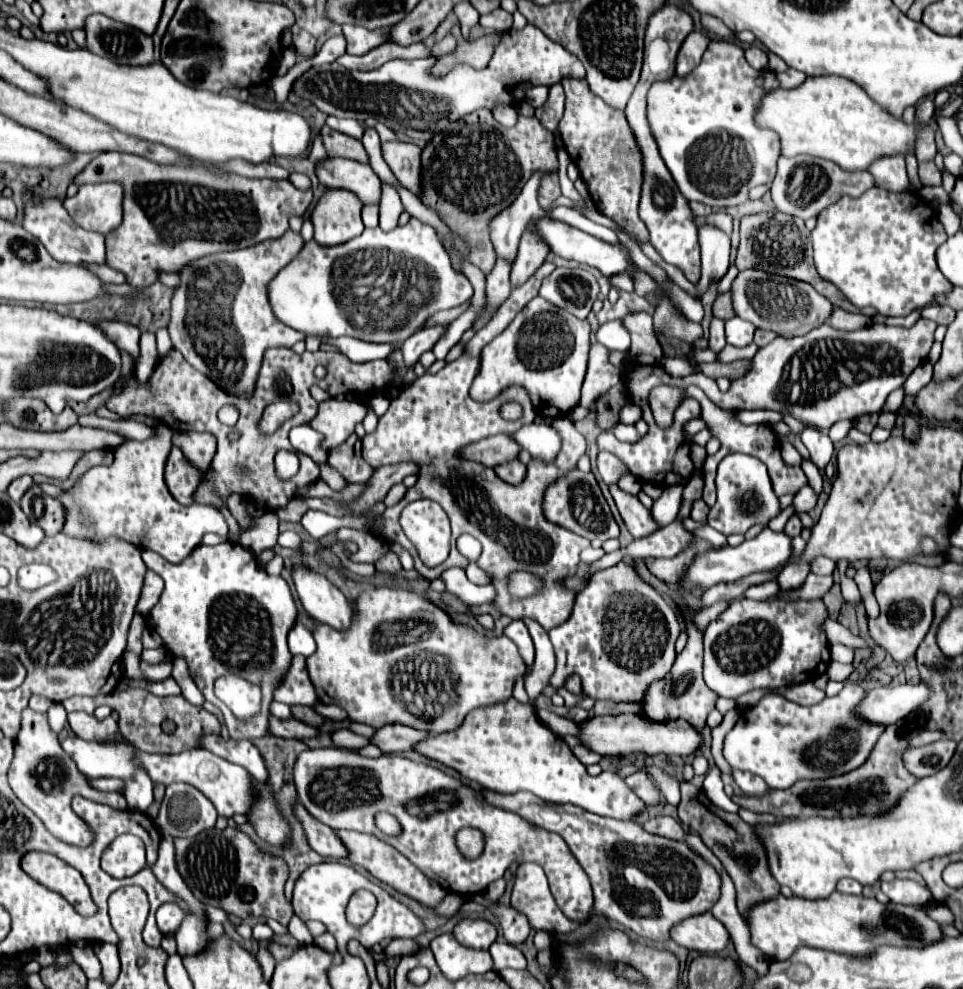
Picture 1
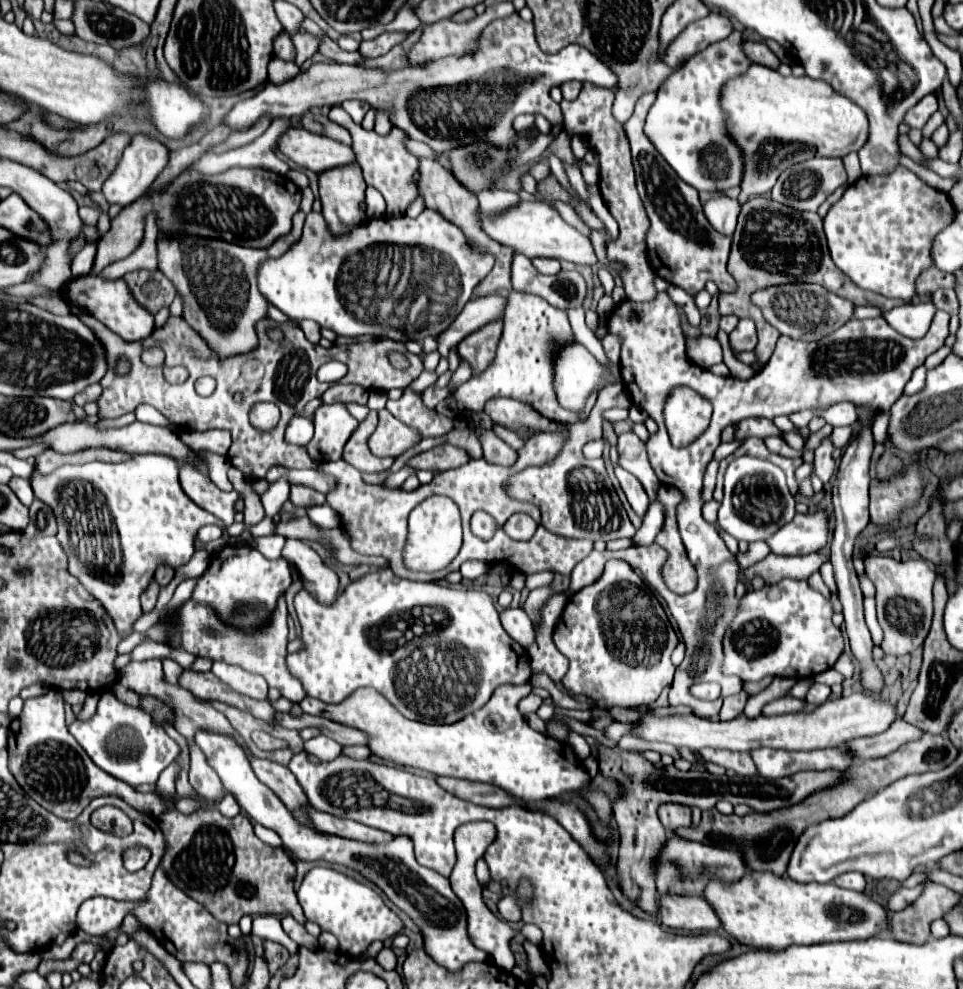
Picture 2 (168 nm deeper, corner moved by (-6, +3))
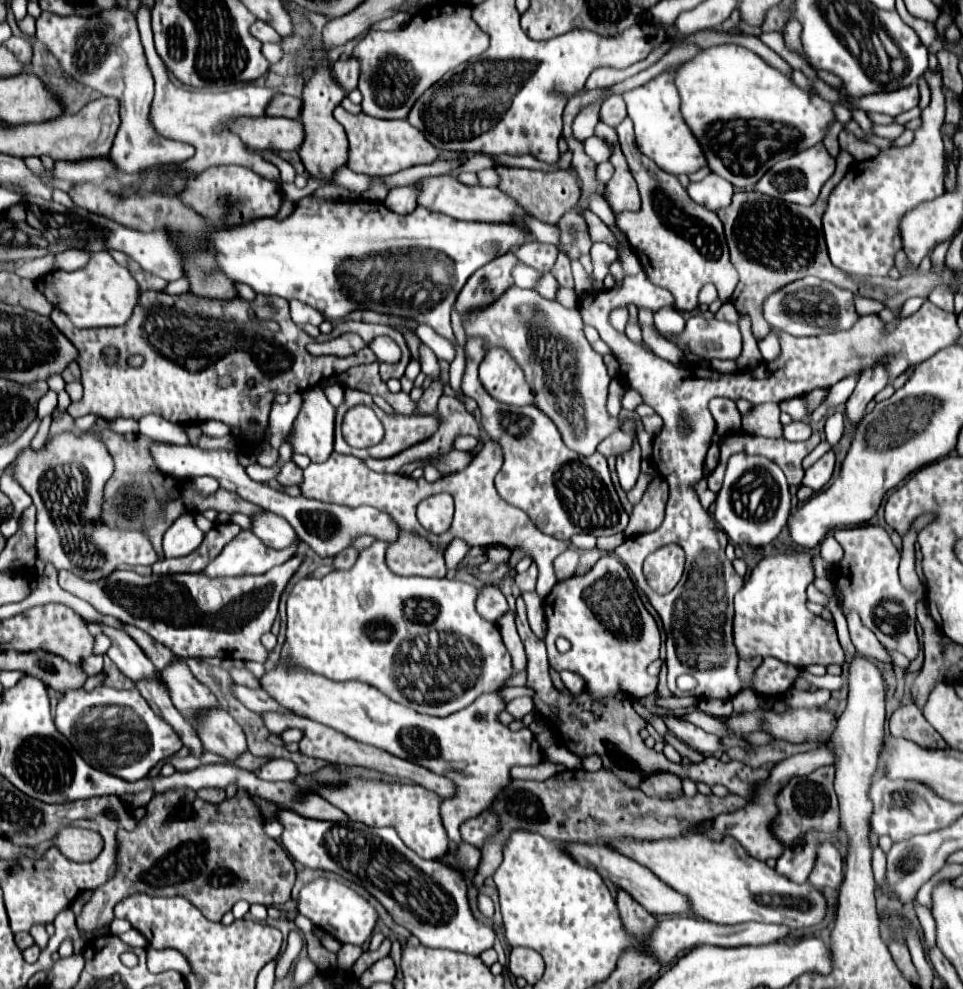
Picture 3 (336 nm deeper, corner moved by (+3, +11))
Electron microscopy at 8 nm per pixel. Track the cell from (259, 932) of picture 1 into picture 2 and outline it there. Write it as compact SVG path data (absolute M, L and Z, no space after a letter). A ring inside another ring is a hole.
M255 916L253 918L253 936L259 936L263 940L271 940L283 944L289 952L297 952L297 946L289 946L291 940L289 936L283 932L281 922L277 916Z

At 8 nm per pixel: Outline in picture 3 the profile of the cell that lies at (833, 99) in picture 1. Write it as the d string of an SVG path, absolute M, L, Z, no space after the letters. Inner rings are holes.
M720 44L700 50L692 60L680 64L674 72L674 82L680 92L682 118L702 146L708 168L740 190L750 190L774 162L818 144L826 126L834 122L832 104L824 102L816 92L810 96L776 68L768 66L758 54L736 44Z

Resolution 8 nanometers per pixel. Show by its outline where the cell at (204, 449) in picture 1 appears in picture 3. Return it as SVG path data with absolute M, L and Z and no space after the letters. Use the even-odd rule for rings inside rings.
M206 420L200 424L200 428L208 436L228 436L230 434L230 426L224 422L218 422L218 420Z

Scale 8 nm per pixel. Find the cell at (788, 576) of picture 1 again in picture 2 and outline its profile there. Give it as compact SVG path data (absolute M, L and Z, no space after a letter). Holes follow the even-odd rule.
M785 578L781 580L779 584L775 586L763 586L761 590L751 590L747 592L741 600L739 600L739 610L735 614L735 618L731 620L731 624L727 626L725 630L725 636L723 636L723 664L721 664L721 672L727 674L727 676L739 676L743 682L759 682L763 680L765 676L781 676L781 678L809 678L809 676L815 676L819 672L825 672L827 668L831 668L837 658L841 656L843 652L843 636L841 636L841 630L835 628L833 624L833 602L831 598L825 598L819 590L811 588L807 580L795 580L795 578Z

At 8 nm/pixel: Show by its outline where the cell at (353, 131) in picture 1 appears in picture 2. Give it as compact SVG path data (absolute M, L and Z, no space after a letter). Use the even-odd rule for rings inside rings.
M331 108L329 118L333 122L337 122L339 126L343 126L343 128L349 130L349 134L353 138L353 150L357 154L357 162L359 162L359 166L363 170L363 178L365 178L367 186L373 186L373 188L377 188L383 194L383 198L387 202L387 216L393 216L393 218L403 216L405 210L407 210L407 206L419 196L417 184L413 180L413 174L417 172L419 162L403 146L403 138L407 134L399 132L399 128L393 128L387 136L377 136L377 132L363 130L359 124L355 124L351 120L351 116L343 108Z

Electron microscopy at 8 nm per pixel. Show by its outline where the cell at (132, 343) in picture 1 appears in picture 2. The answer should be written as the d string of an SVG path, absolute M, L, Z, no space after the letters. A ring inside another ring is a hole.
M81 276L81 278L75 278L73 282L69 282L63 288L63 294L69 304L89 310L89 314L93 314L111 332L115 332L119 338L123 338L127 342L143 340L143 338L151 336L151 332L155 330L153 316L147 314L147 310L139 308L139 304L135 304L135 300L131 300L131 292L127 292L127 284L123 284L123 280L101 280L97 276Z

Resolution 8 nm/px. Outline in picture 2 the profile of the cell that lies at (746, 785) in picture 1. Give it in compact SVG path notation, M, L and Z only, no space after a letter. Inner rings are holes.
M703 748L699 754L719 766L725 766L727 770L735 770L739 776L755 776L757 766L753 764L753 758L749 752L733 752L733 750L713 750L713 748Z

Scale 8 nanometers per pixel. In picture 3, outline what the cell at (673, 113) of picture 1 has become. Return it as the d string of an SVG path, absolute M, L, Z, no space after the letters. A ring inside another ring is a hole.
M674 70L660 74L644 86L624 92L622 98L626 102L630 120L634 122L636 146L642 154L652 158L662 170L670 174L690 174L706 166L706 158L702 156L702 148L698 148L698 140L690 136L690 130L682 120L678 90L674 86Z

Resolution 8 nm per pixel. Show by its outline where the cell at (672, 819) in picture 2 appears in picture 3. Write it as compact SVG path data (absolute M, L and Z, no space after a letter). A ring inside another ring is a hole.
M656 772L652 776L646 776L638 788L642 788L642 792L654 798L674 798L682 794L680 778L672 772Z

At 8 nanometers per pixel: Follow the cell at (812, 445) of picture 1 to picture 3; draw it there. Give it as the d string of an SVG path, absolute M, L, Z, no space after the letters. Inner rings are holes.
M834 452L824 454L814 466L810 466L810 468L806 470L806 476L804 476L802 484L808 486L808 488L812 488L814 492L822 490L822 488L828 484L828 480L832 478L832 472L834 472L834 460L836 460Z

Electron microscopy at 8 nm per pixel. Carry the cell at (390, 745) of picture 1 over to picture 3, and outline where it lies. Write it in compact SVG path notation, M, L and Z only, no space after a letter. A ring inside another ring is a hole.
M232 684L230 686L234 698L238 702L242 702L248 710L260 714L260 712L268 712L268 710L278 710L278 712L286 712L280 708L280 704L270 698L262 688L248 688L248 686L240 686L240 684Z

